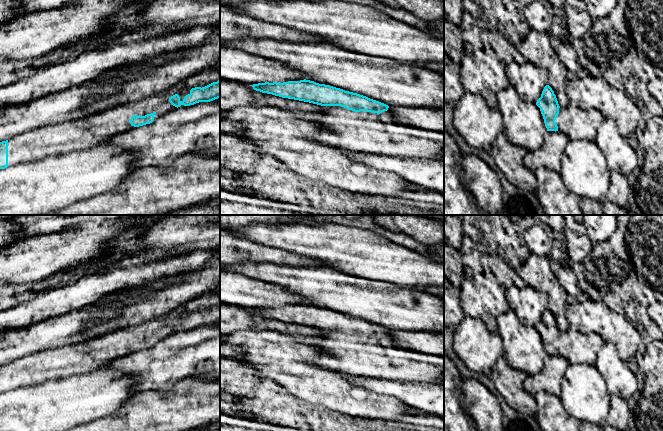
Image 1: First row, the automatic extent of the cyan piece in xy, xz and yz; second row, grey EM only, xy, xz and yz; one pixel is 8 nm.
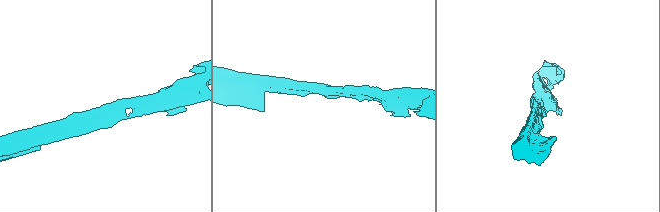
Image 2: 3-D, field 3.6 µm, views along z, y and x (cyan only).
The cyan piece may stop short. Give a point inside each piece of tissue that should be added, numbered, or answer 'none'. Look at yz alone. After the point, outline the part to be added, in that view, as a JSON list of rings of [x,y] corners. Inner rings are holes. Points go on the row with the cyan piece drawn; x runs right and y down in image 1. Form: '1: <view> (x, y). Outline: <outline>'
1: yz (577, 124). Outline: [[[569,104],[559,108],[555,122],[558,131],[564,133],[569,140],[595,141],[597,130],[604,119],[604,115],[595,108],[581,109]]]

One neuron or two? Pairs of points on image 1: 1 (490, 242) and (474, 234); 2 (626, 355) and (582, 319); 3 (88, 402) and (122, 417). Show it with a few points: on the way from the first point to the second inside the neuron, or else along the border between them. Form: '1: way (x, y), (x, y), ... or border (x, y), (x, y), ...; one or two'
1: way (486, 238), (482, 234), (478, 234); one
2: way (622, 342), (599, 319), (595, 319); one
3: border (130, 397), (113, 412), (93, 420); two

